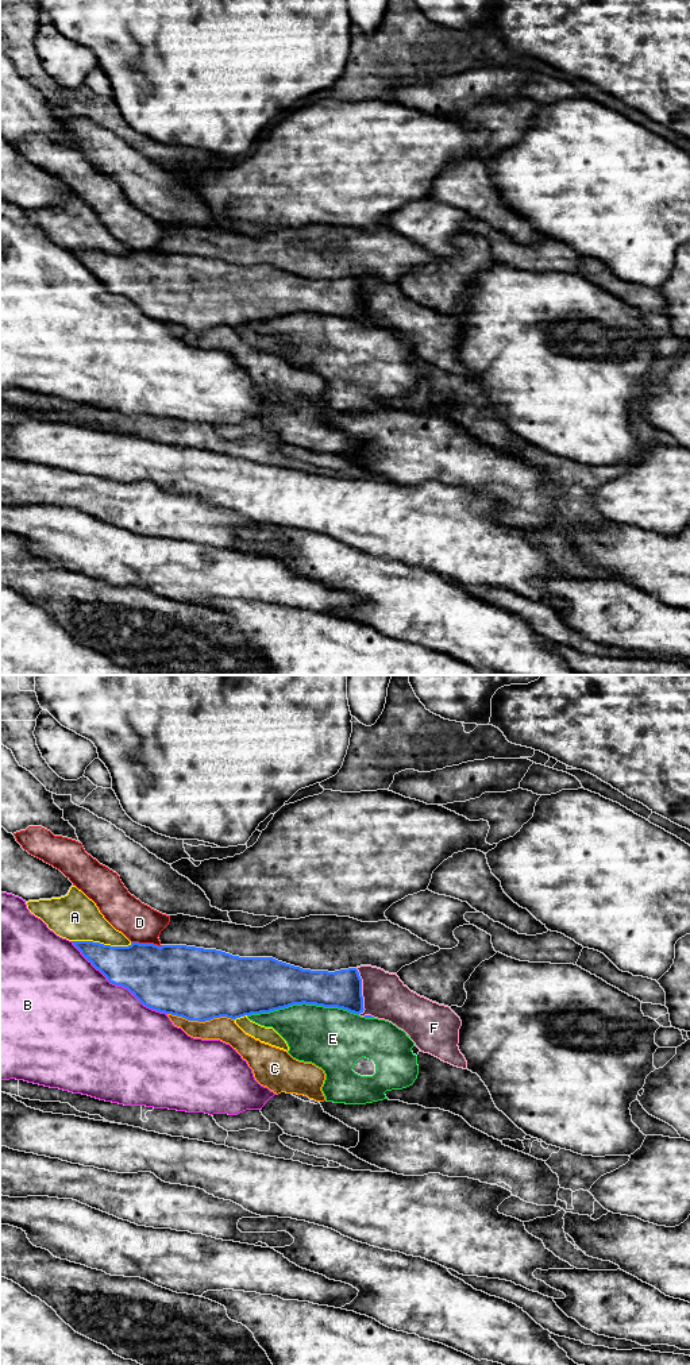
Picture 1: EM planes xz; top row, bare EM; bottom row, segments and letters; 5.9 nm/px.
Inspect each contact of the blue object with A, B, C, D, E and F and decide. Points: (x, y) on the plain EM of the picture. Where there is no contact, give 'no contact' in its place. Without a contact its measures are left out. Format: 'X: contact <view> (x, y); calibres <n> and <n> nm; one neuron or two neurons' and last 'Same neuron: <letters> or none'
A: contact xz (101, 253); calibres 280 and 280 nm; two neurons
B: contact xz (118, 293); calibres 360 and 480 nm; two neurons
C: contact xz (200, 330); calibres 440 and 140 nm; two neurons
D: contact xz (147, 253); calibres 400 and 220 nm; two neurons
E: contact xz (303, 311); calibres 320 and 360 nm; two neurons
F: contact xz (361, 300); calibres 220 and 260 nm; two neurons
Same neuron: none

